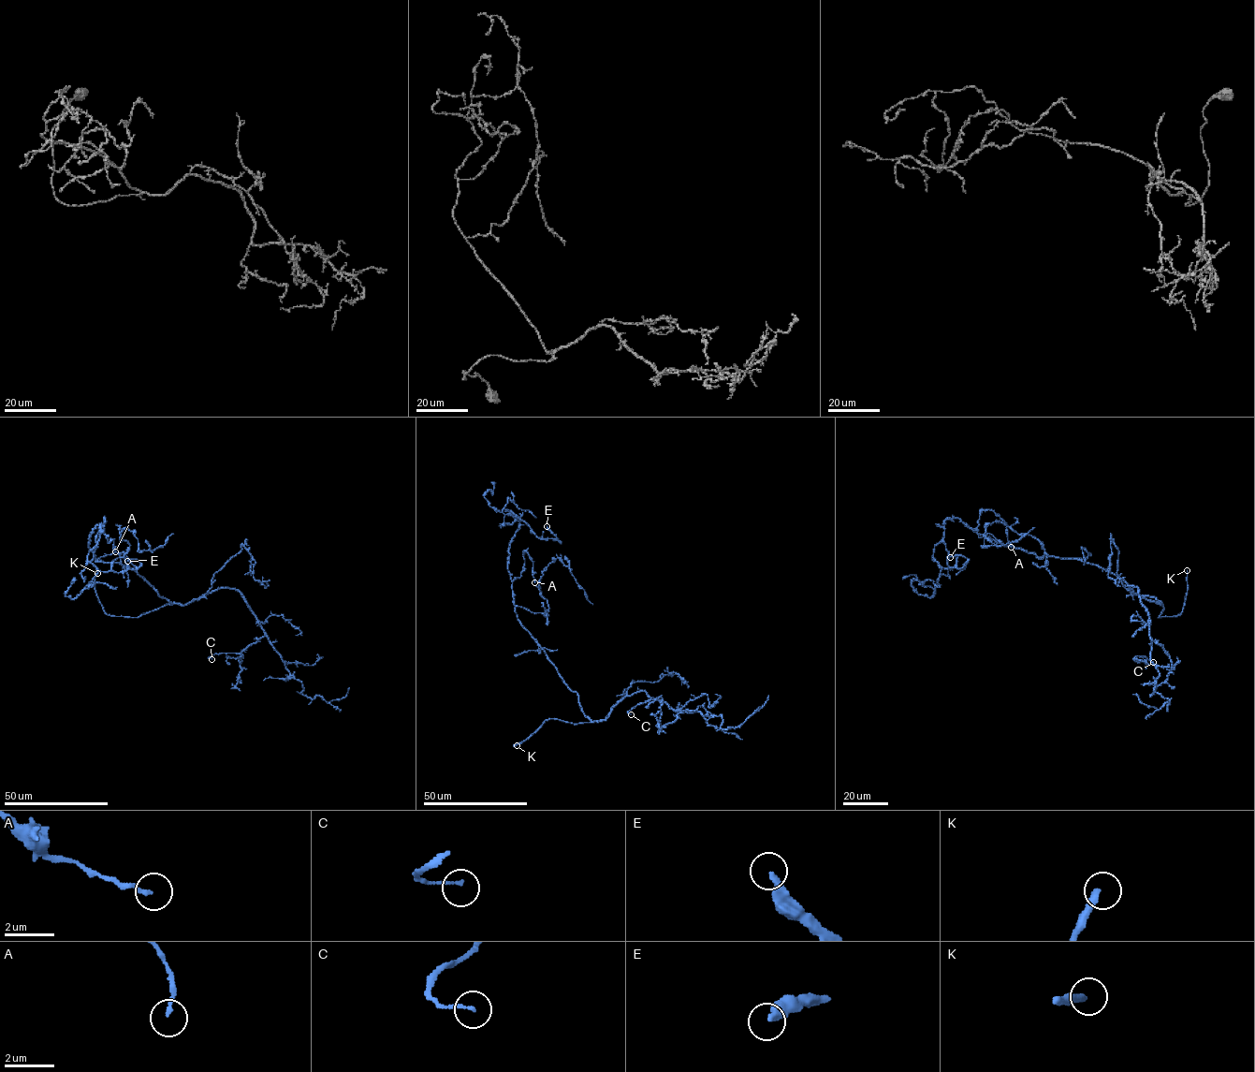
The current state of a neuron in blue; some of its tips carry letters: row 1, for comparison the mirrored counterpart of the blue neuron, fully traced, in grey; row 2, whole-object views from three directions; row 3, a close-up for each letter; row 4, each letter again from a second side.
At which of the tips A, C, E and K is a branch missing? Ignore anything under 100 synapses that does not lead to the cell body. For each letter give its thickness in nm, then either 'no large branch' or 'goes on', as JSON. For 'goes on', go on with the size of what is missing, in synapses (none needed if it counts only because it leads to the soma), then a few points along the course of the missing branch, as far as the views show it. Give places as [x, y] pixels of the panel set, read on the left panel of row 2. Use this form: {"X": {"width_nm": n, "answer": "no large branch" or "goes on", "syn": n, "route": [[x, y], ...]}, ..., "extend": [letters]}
{"A": {"width_nm": 150, "answer": "no large branch"}, "C": {"width_nm": 120, "answer": "no large branch"}, "E": {"width_nm": 280, "answer": "no large branch"}, "K": {"width_nm": 280, "answer": "goes on", "route": [[97, 573], [105, 563], [104, 565], [109, 566], [118, 557]]}, "extend": ["K"]}

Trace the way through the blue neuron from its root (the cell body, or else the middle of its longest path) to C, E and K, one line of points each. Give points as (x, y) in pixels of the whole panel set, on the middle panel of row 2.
C: (566, 683), (591, 721), (641, 691), (684, 712), (659, 731), (661, 697), (637, 704), (631, 714)
E: (566, 683), (518, 619), (507, 568), (509, 542), (519, 521), (506, 510), (537, 536), (561, 542), (547, 526)
K: (566, 683), (578, 695), (579, 707), (591, 722), (573, 724), (549, 718), (523, 741), (514, 745), (517, 745)

